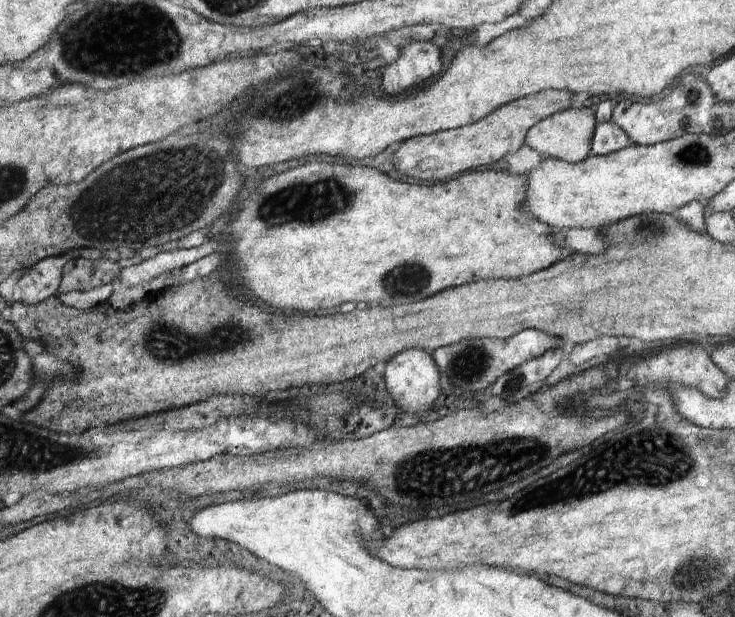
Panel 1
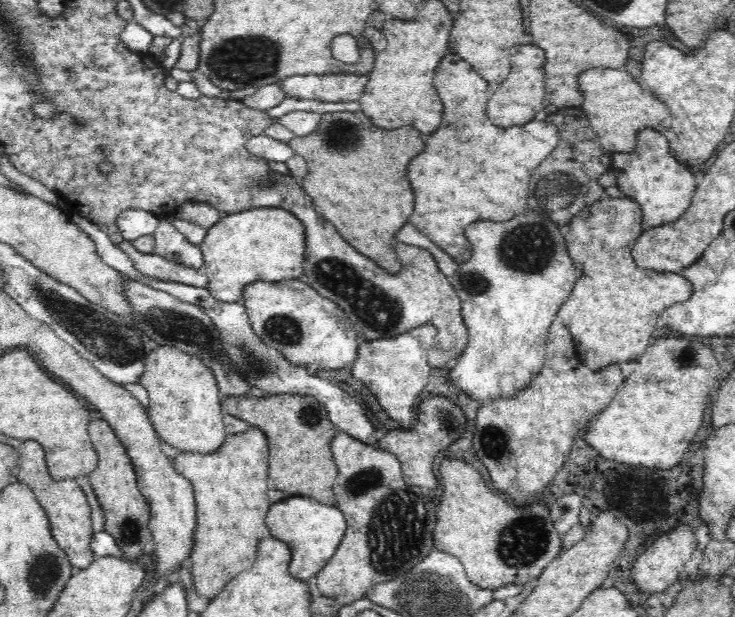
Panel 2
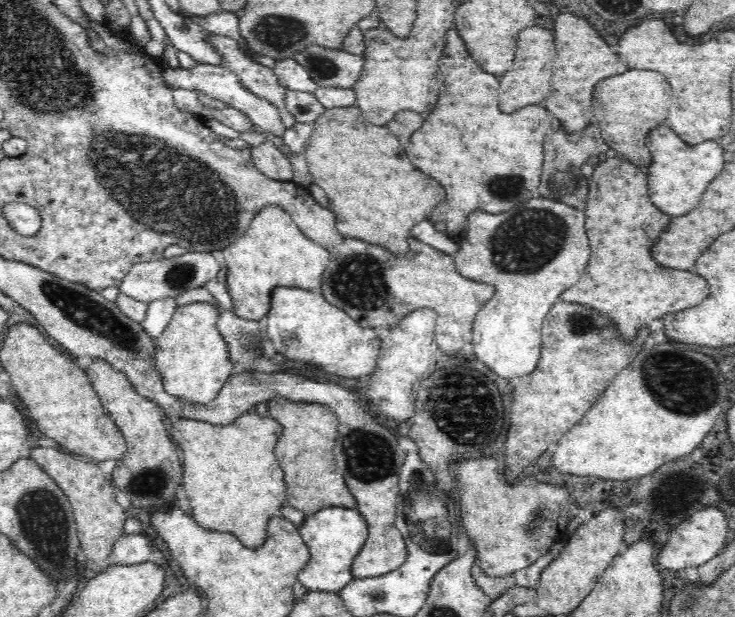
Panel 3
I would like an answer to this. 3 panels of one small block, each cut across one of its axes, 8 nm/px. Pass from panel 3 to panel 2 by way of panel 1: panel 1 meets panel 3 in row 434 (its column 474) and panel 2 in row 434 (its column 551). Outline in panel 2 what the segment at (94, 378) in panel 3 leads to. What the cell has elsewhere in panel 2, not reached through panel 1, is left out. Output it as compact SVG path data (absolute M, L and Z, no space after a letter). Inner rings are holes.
M104 419L90 421L88 430L92 444L98 453L98 466L88 477L104 512L104 530L116 540L118 547L124 552L122 559L127 560L126 562L143 558L146 555L144 552L146 542L153 539L148 528L150 505L138 489L132 459L108 421Z

